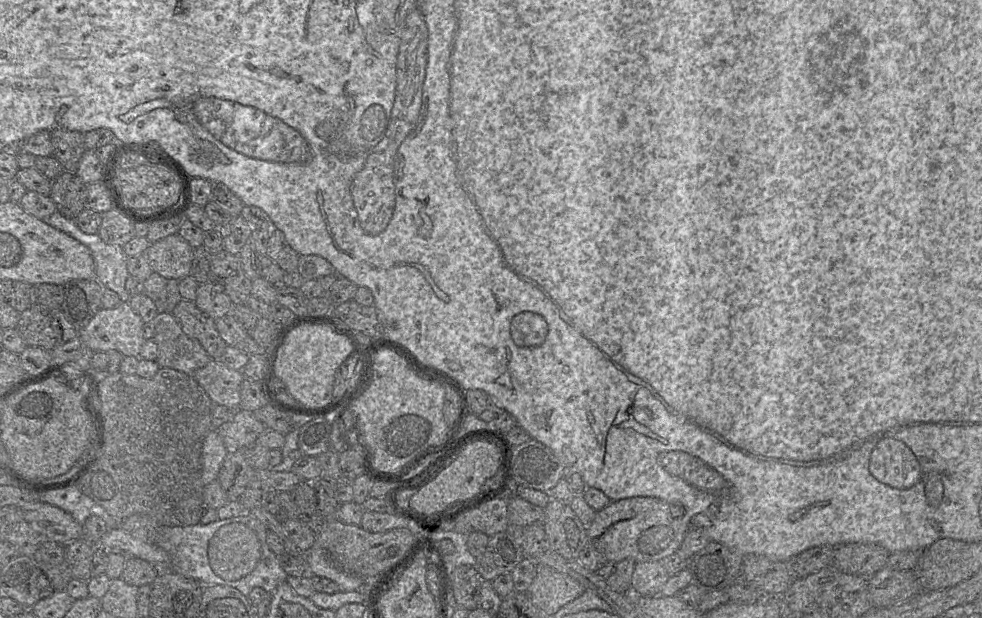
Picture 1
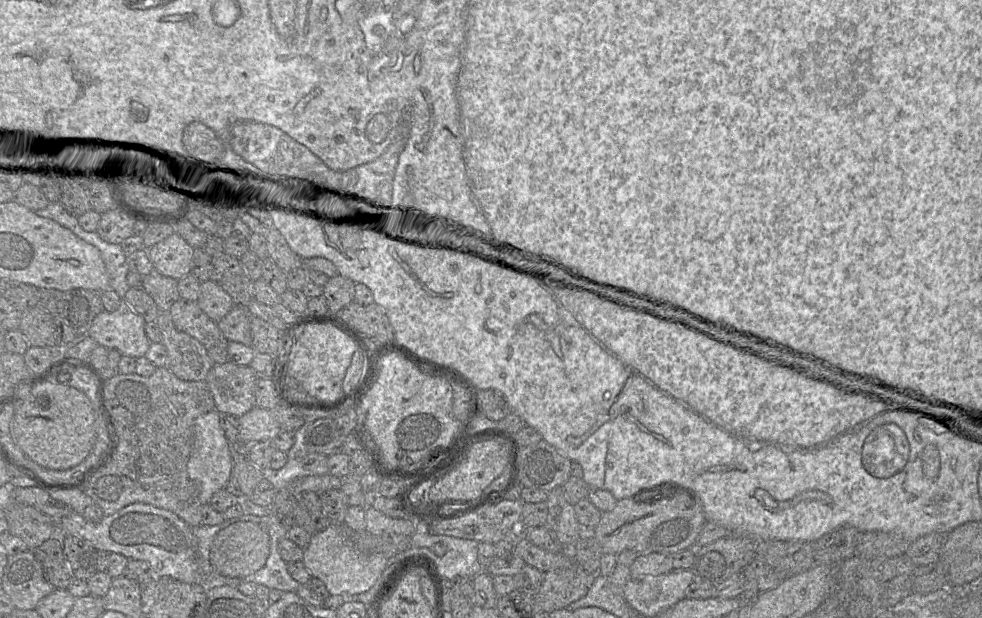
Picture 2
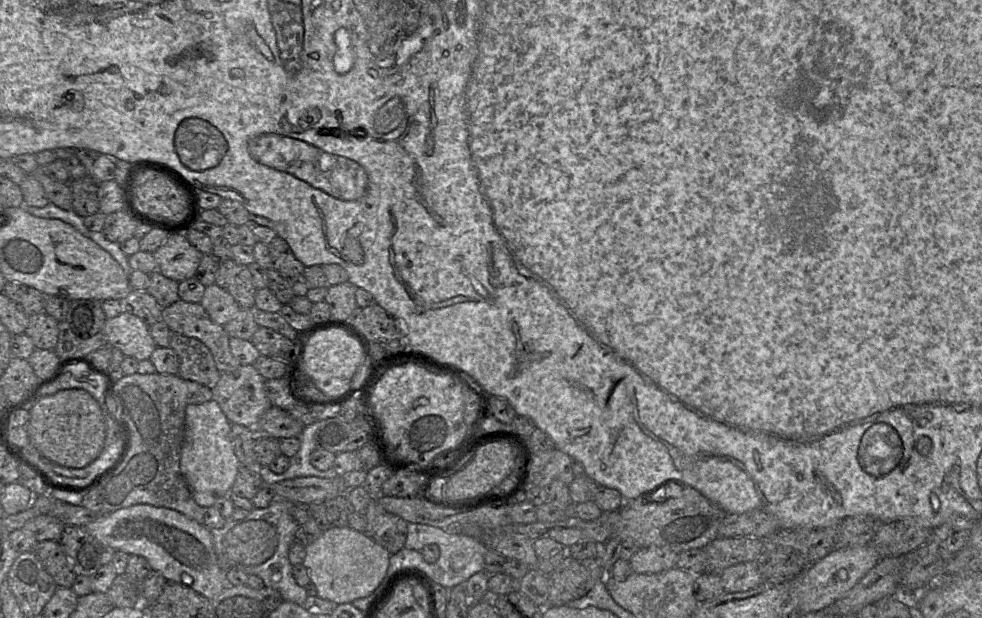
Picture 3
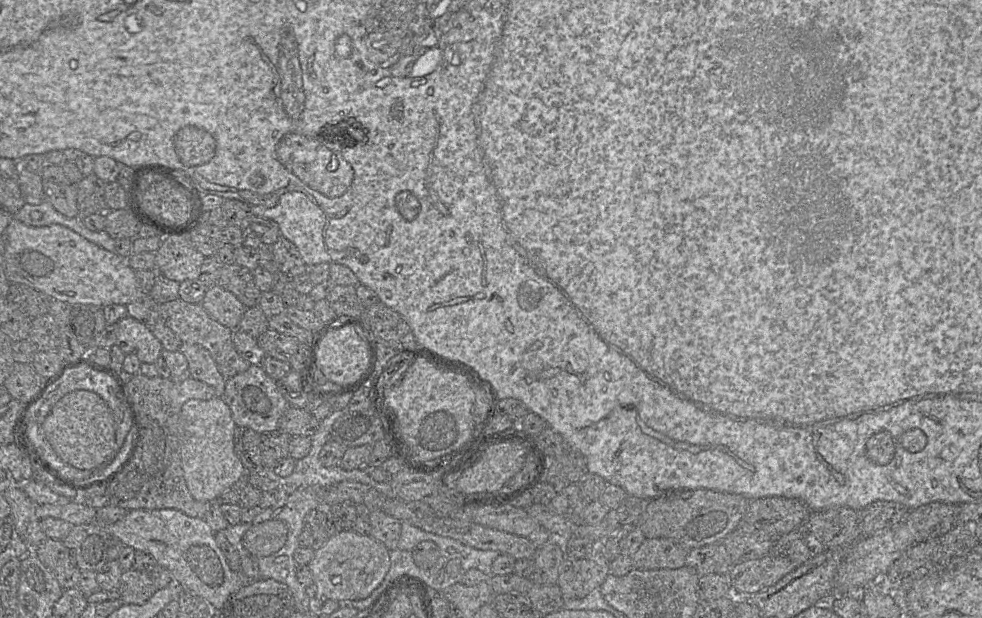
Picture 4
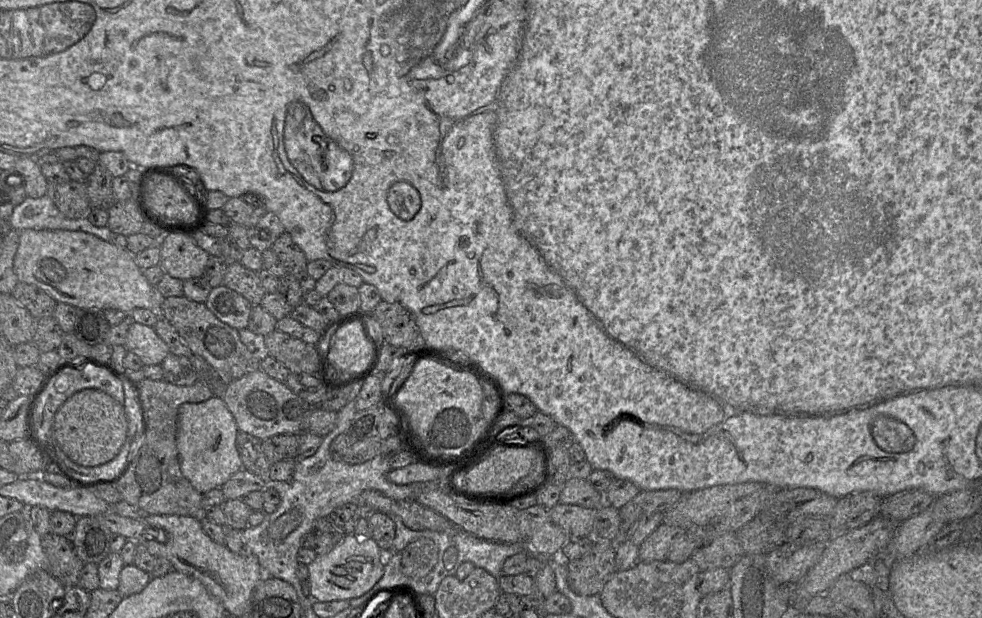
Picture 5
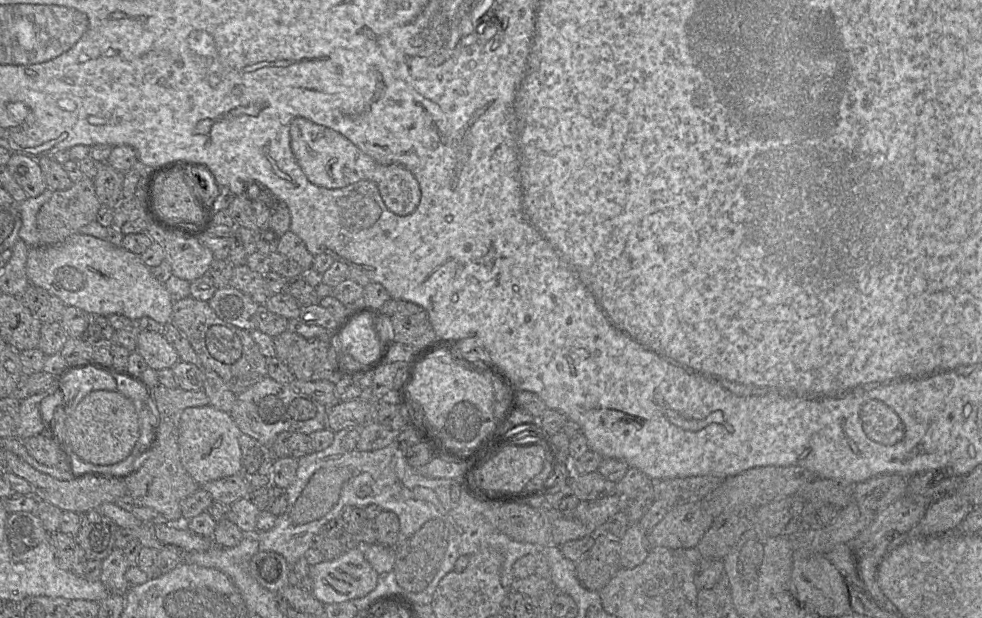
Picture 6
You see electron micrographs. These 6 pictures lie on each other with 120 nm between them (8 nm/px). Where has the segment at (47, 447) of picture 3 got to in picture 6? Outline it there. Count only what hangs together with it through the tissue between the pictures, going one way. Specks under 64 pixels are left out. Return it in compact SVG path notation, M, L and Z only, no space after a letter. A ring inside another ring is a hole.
M94 390L87 394L78 405L69 413L66 422L65 422L65 446L70 446L74 453L76 453L82 459L95 464L95 465L112 465L119 463L126 459L130 453L132 452L135 444L137 443L140 437L140 427L139 427L139 419L134 403L127 398L125 395L120 393L118 390Z

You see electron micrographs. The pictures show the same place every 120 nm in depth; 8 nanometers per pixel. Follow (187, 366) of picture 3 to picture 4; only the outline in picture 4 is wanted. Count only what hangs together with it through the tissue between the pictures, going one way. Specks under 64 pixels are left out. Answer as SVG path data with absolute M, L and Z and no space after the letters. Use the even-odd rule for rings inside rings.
M181 343L179 351L187 360L188 375L208 384L215 396L222 396L226 379L219 372L210 353L202 346L191 343Z

